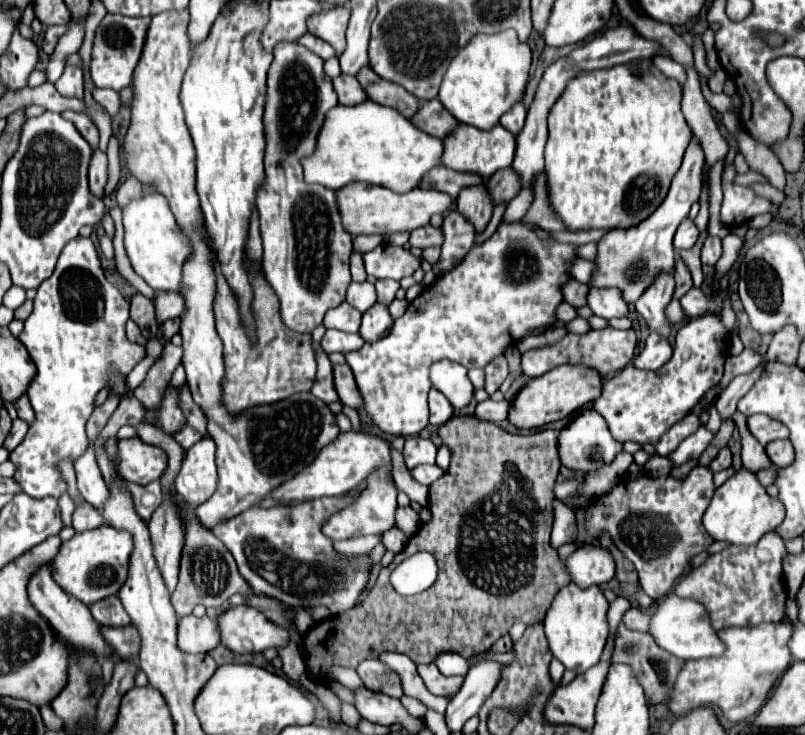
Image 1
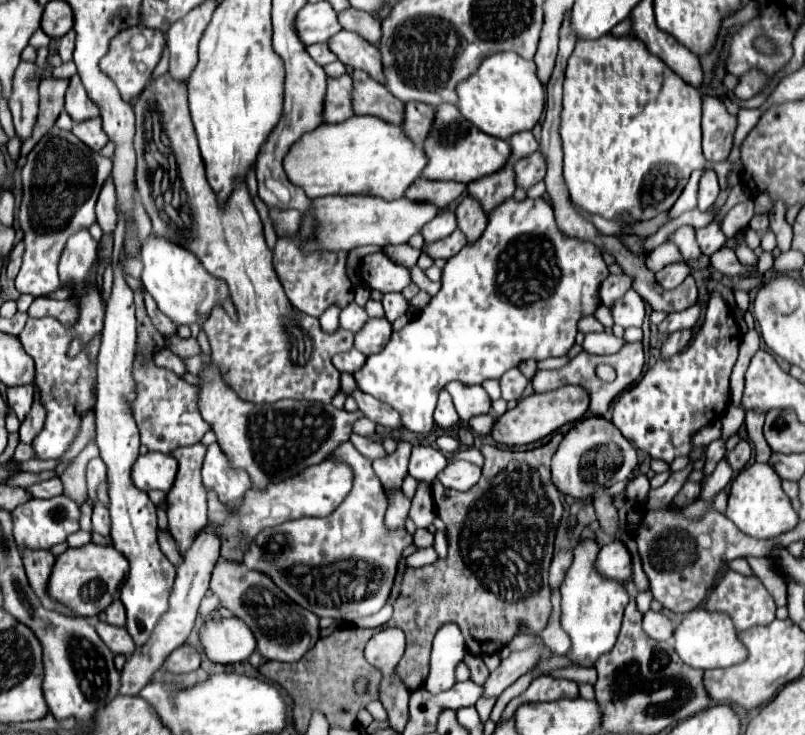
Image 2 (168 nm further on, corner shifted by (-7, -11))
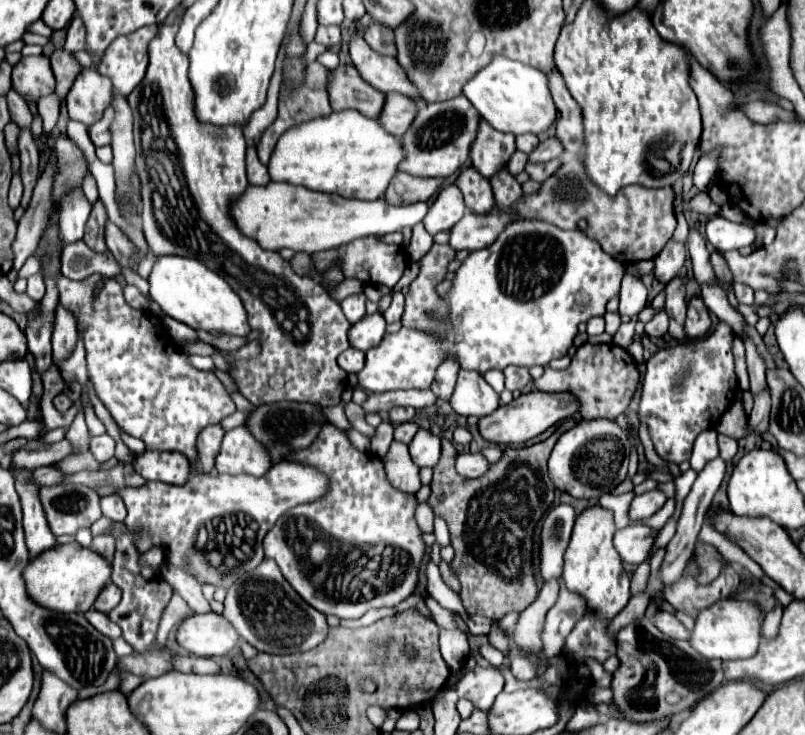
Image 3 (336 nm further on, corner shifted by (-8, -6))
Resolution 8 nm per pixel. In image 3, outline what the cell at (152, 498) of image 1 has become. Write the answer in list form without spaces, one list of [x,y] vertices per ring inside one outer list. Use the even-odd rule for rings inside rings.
[[[164,563],[164,579],[168,579],[168,583],[174,585],[174,593],[178,593],[188,605],[190,609],[194,609],[196,613],[208,613],[210,605],[208,601],[202,597],[202,587],[196,579],[192,579],[192,575],[188,575],[182,567],[176,567],[172,563]]]

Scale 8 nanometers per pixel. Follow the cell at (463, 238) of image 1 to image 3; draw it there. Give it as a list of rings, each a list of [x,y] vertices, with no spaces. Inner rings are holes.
[[[464,167],[456,181],[458,189],[464,195],[464,203],[472,213],[478,215],[488,215],[494,209],[494,199],[492,199],[492,187],[490,181],[484,179],[482,175],[476,175],[474,167]]]

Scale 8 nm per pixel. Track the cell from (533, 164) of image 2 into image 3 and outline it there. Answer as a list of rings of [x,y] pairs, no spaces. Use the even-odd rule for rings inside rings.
[[[550,137],[550,139],[542,141],[542,143],[528,155],[528,161],[530,161],[530,163],[546,163],[546,161],[552,161],[552,159],[560,157],[562,151],[564,151],[564,149],[560,147],[560,143],[556,143],[556,139]]]

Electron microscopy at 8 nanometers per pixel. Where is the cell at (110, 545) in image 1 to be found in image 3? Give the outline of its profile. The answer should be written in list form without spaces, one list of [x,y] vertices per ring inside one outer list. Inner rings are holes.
[[[78,543],[56,545],[52,551],[40,553],[32,563],[28,563],[28,571],[24,571],[24,581],[28,583],[30,595],[36,603],[44,603],[46,607],[54,607],[56,611],[88,611],[98,599],[100,591],[110,583],[112,577],[112,561],[98,551],[82,547]]]

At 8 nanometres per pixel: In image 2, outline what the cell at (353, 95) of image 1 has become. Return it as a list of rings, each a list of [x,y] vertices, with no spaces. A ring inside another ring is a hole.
[[[343,74],[337,78],[327,78],[327,100],[325,100],[325,108],[323,108],[325,124],[343,122],[353,116],[351,90],[353,90],[353,82],[351,82],[349,74]]]

